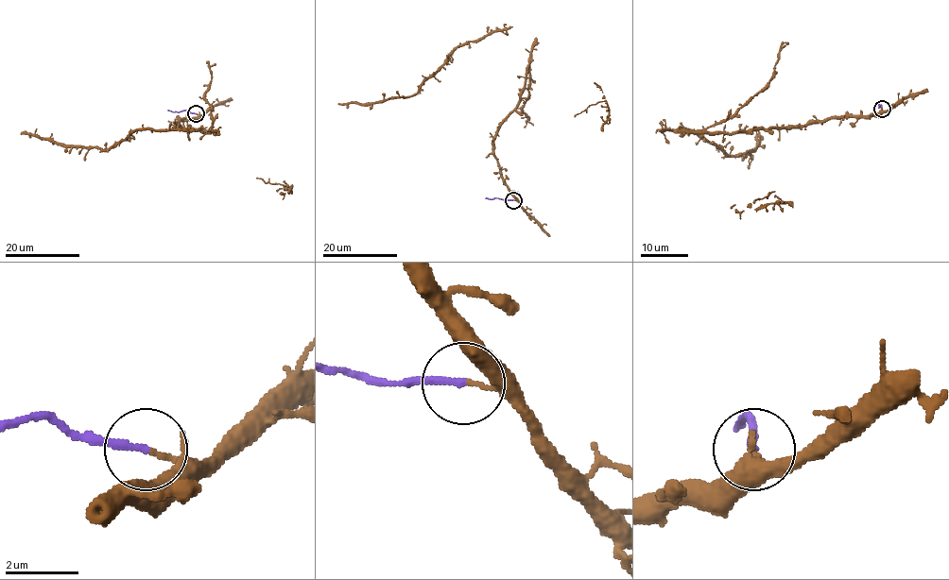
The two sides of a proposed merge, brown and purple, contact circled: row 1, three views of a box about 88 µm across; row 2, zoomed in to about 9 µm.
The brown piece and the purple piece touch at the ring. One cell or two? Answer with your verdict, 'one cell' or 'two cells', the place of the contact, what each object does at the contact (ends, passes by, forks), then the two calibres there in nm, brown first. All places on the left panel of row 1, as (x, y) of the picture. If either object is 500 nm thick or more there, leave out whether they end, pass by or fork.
two cells | (196, 113) | brown ends | purple ends | 120/200 nm

